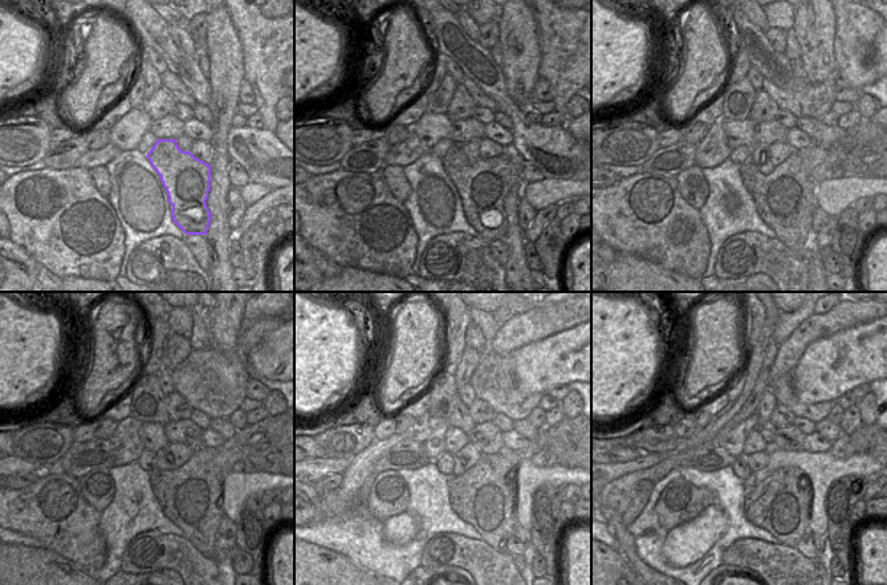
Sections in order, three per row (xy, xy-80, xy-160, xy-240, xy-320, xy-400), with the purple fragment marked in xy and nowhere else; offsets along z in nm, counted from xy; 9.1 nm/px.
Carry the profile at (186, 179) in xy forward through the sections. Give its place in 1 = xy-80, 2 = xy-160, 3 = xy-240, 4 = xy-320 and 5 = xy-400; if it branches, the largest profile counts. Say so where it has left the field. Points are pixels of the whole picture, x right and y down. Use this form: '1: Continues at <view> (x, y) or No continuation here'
1: Continues at xy-80 (481, 186)
2: Continues at xy-160 (785, 199)
3: Continues at xy-240 (190, 496)
4: Continues at xy-320 (484, 496)
5: Continues at xy-400 (781, 504).

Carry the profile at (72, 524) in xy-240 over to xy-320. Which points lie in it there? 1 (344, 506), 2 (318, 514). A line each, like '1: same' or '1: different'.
1: same
2: same

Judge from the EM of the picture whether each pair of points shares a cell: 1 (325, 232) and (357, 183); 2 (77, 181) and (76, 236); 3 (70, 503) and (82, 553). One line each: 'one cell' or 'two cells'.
1: one cell
2: one cell
3: one cell

